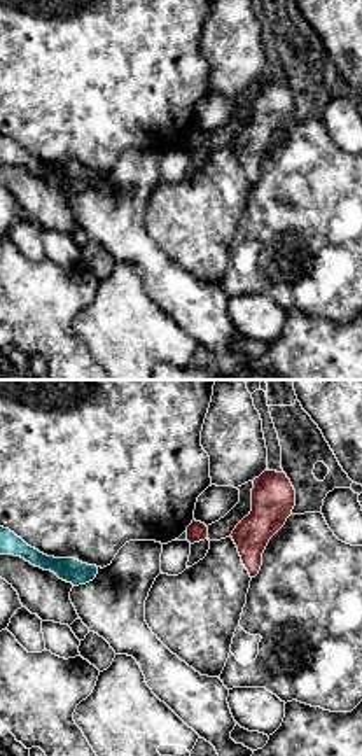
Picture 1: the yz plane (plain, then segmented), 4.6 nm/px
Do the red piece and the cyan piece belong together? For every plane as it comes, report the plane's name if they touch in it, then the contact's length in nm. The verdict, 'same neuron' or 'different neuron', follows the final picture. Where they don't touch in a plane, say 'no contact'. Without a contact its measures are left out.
contact in yz; length 50 nm

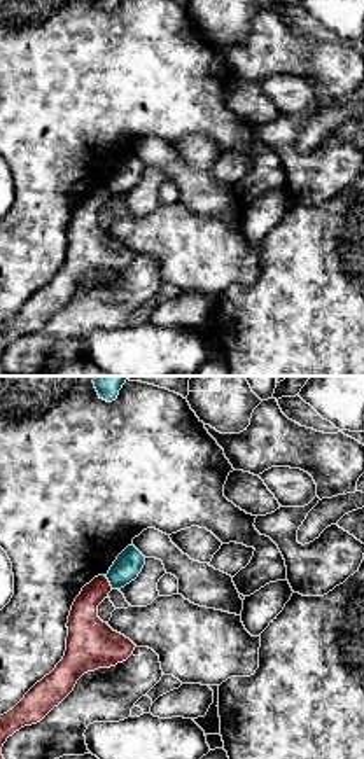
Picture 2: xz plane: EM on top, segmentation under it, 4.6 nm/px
contact in xz; length 80 nm

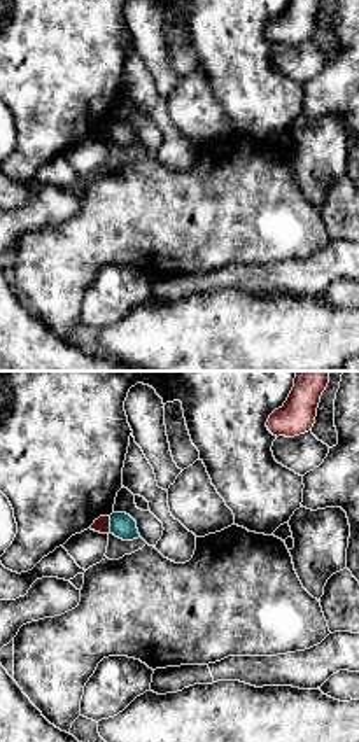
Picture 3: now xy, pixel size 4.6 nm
contact in xy; length 70 nm

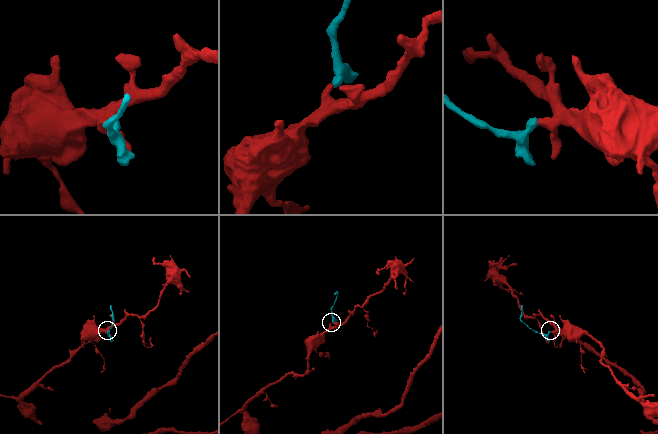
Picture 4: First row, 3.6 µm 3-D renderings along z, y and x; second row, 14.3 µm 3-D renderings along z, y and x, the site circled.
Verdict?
different neuron

